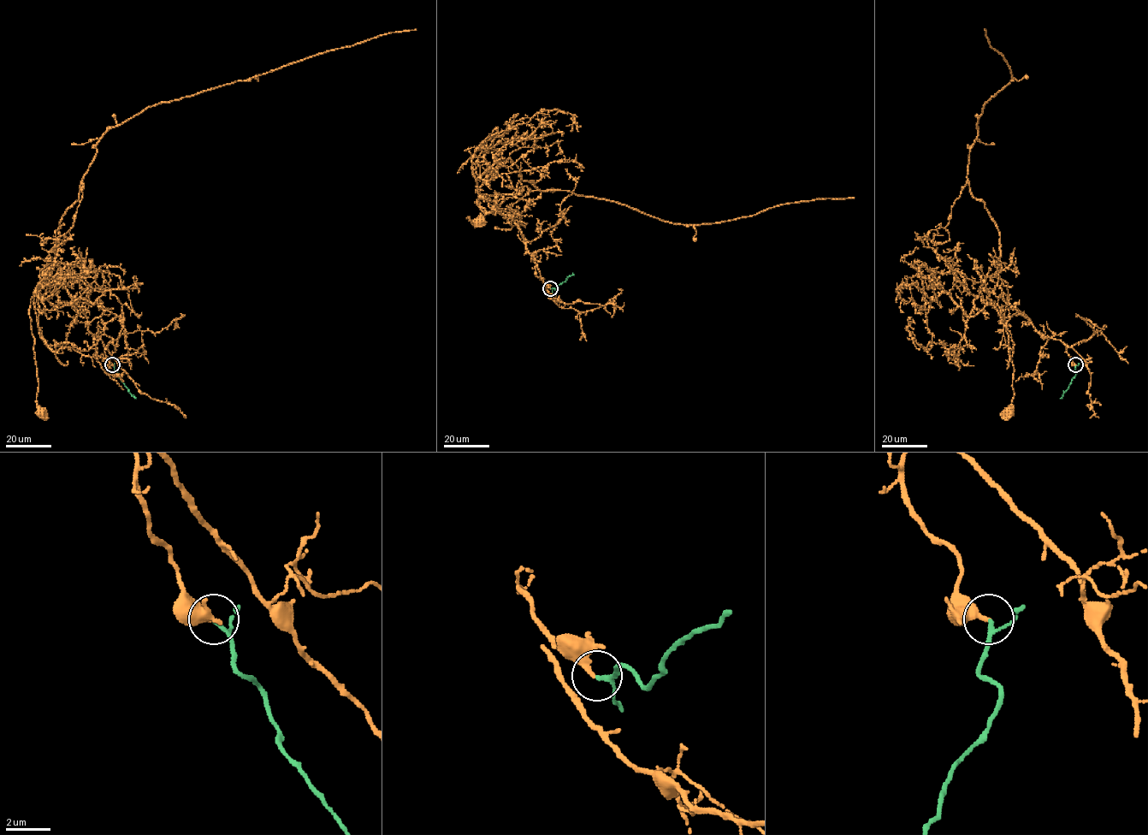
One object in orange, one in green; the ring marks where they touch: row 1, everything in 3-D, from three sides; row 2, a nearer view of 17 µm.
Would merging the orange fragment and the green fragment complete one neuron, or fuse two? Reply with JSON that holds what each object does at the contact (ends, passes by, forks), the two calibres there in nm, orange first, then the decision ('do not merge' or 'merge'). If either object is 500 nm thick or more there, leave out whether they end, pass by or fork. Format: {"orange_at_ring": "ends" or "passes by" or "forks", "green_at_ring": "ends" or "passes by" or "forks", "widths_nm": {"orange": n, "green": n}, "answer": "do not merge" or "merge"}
{"orange_at_ring": "ends", "green_at_ring": "passes by", "widths_nm": {"orange": 320, "green": 130}, "answer": "merge"}

